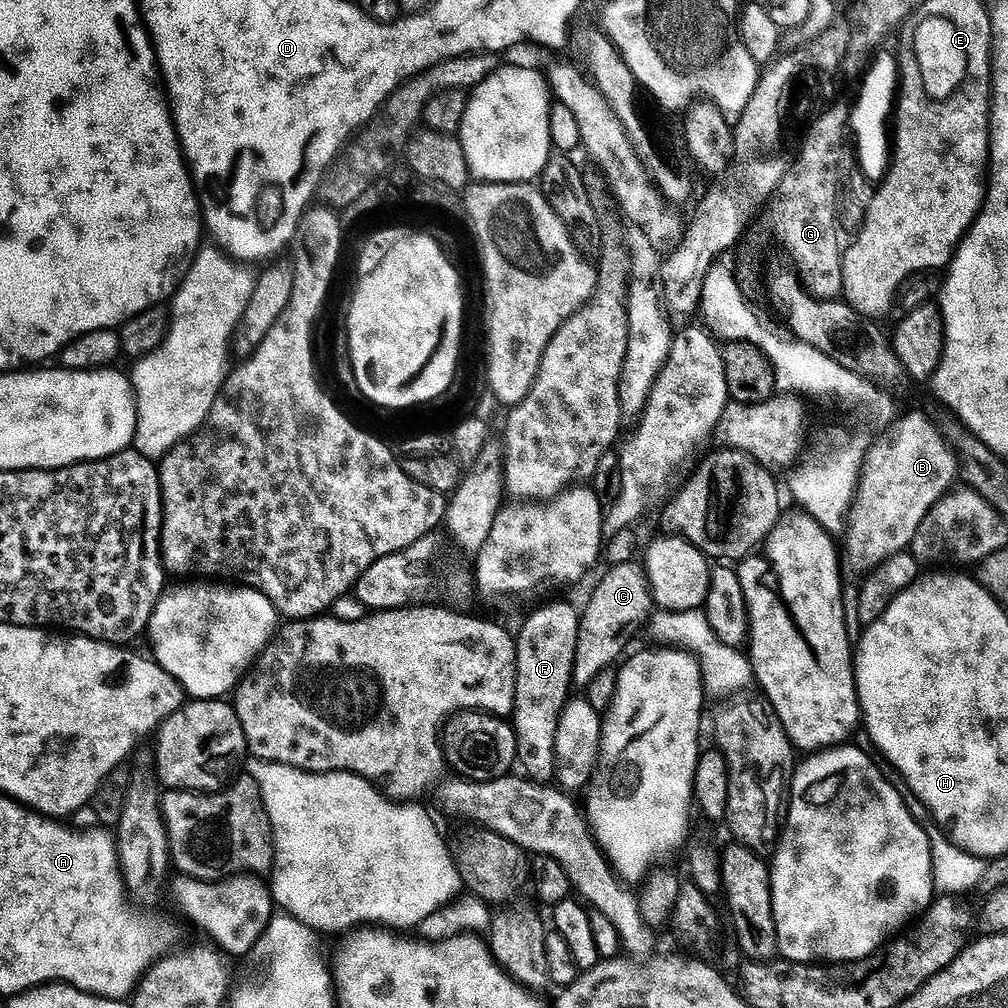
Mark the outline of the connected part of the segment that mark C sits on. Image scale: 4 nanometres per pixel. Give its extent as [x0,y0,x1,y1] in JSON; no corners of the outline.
[572,562,654,689]

